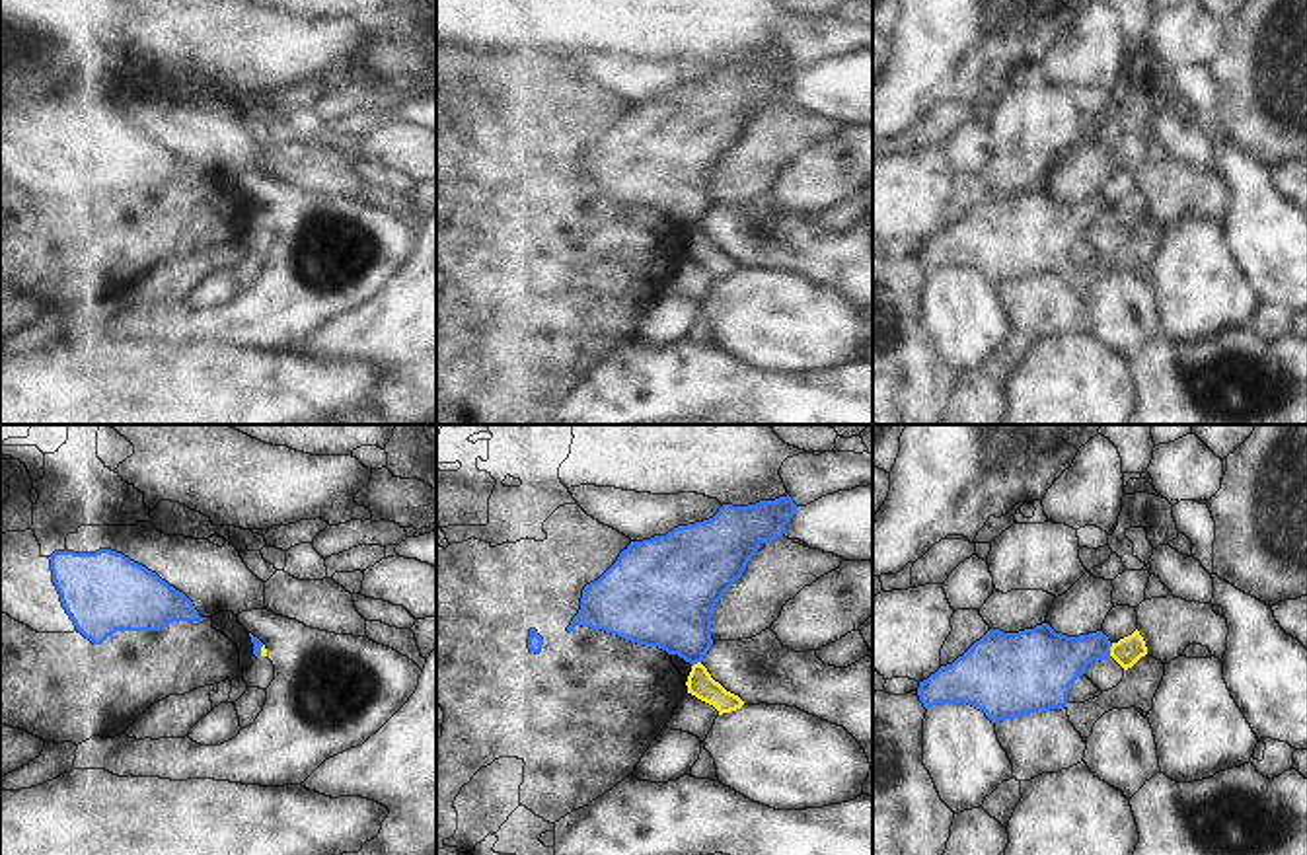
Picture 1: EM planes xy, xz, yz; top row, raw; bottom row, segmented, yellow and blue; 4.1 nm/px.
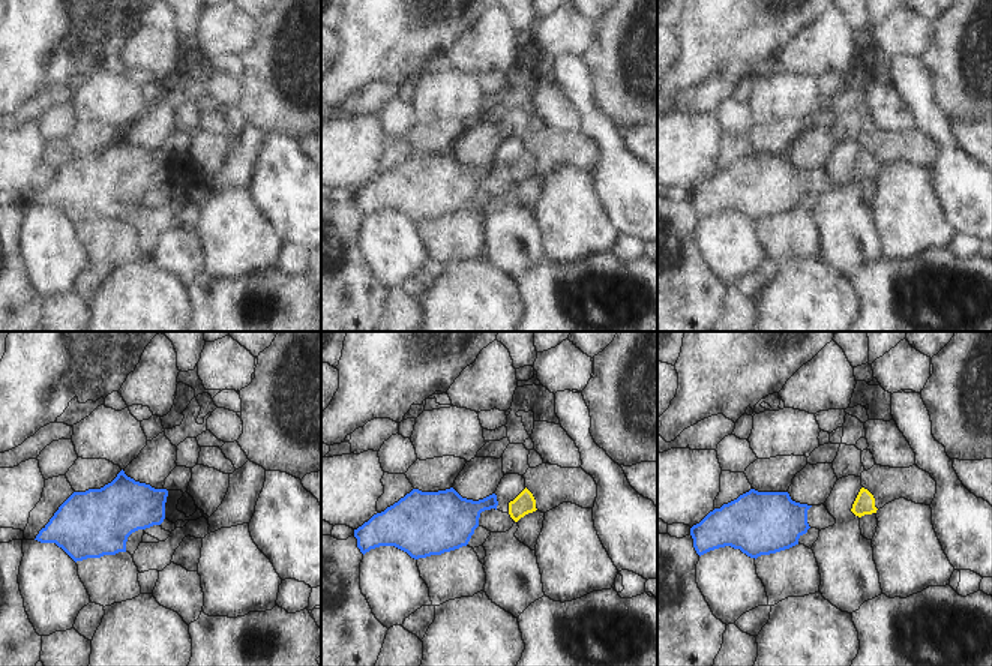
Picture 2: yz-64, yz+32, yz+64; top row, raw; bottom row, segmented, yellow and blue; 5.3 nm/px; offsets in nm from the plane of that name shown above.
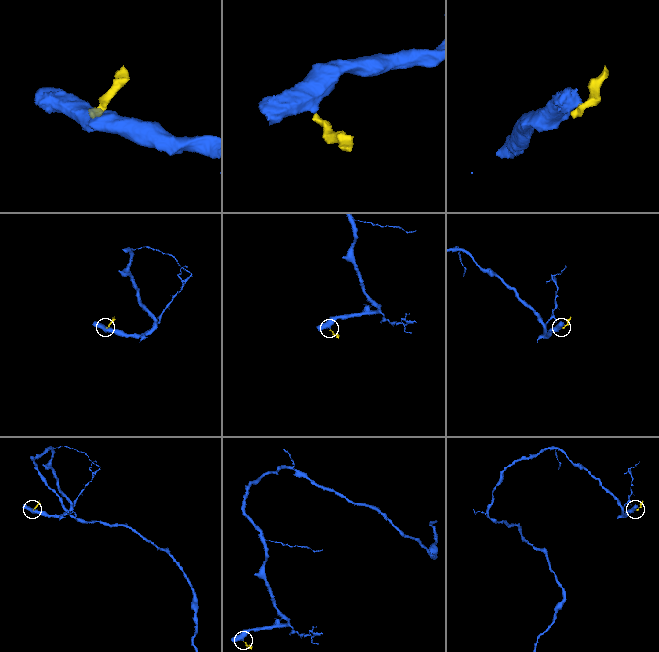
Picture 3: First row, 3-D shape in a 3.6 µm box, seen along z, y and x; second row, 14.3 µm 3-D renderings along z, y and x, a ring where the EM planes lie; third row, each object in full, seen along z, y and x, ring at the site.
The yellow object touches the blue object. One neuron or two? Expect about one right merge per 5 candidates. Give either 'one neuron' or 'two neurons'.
two neurons

